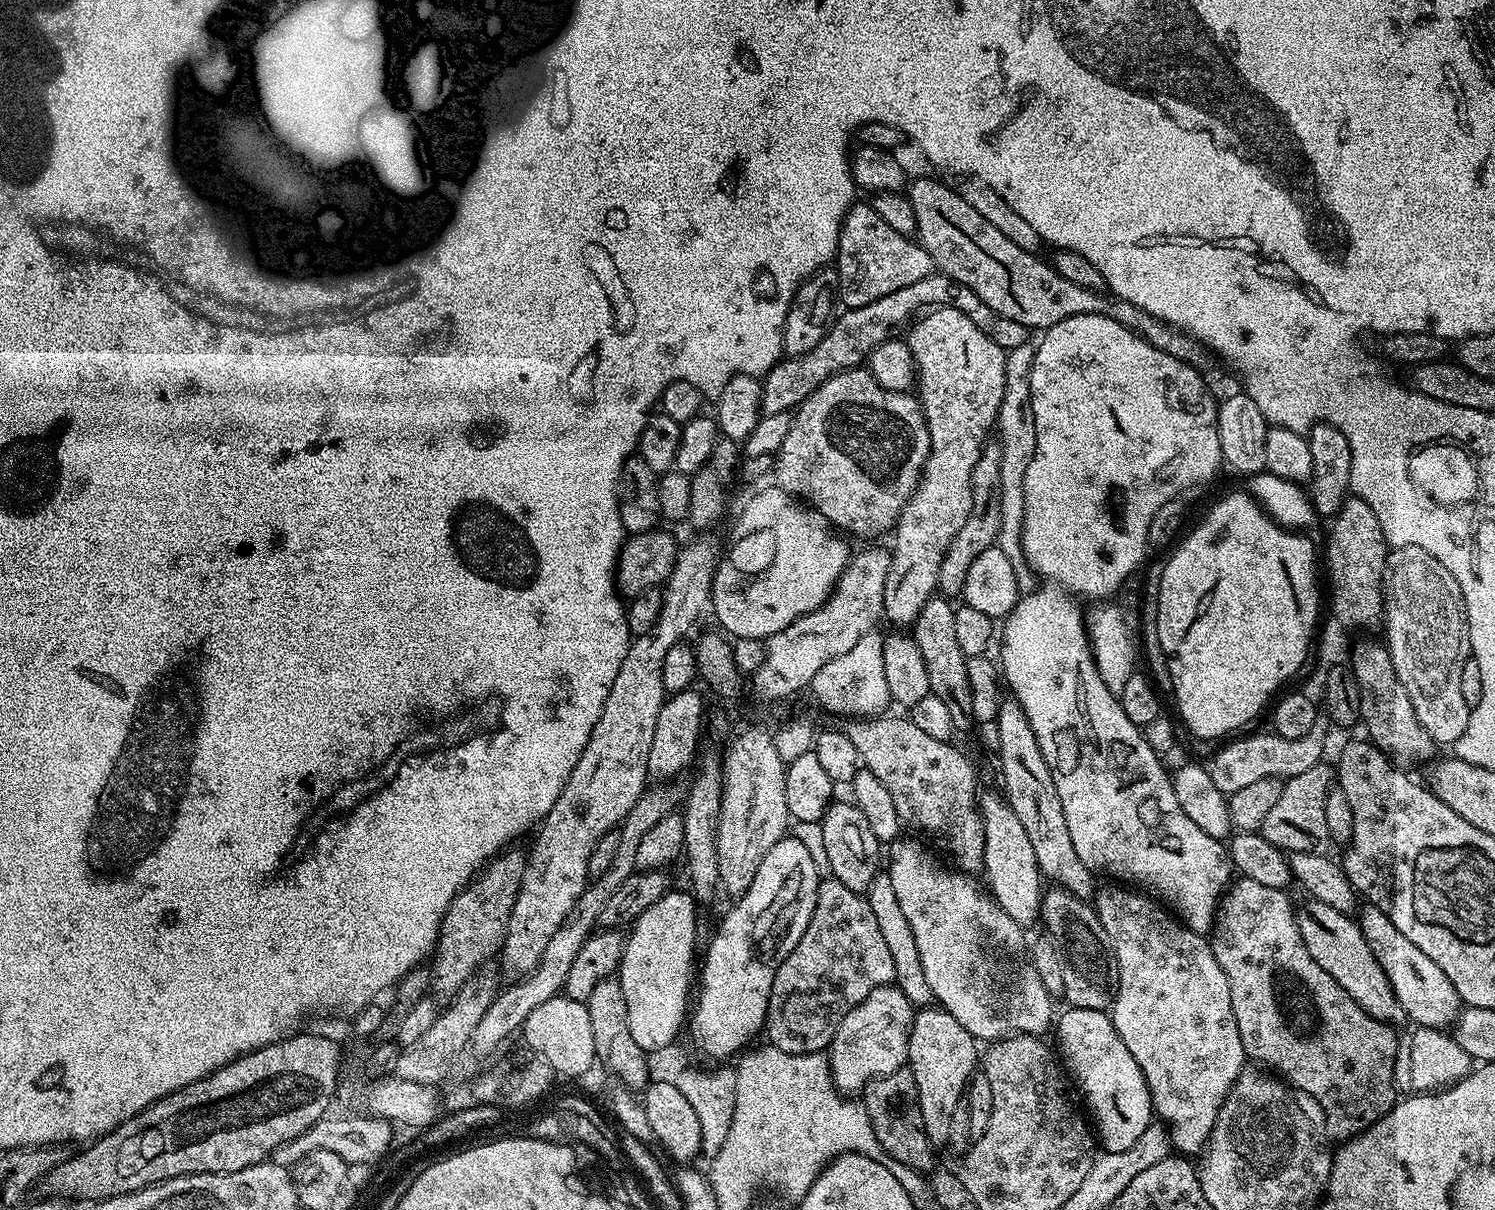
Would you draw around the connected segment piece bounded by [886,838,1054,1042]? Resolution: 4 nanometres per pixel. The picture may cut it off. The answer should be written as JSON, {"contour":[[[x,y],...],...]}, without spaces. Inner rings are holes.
{"contour":[[[919,839],[891,841],[886,852],[886,871],[898,897],[898,906],[914,930],[914,942],[918,942],[918,958],[922,958],[922,970],[932,991],[933,1001],[944,1011],[958,1018],[962,1026],[978,1042],[1005,1040],[1007,1036],[1039,1036],[1054,1024],[1052,1004],[1054,998],[1042,986],[1038,974],[1027,963],[1012,960],[1024,948],[1025,933],[996,905],[995,900],[983,887],[975,884],[971,875],[951,867],[943,868]]]}

